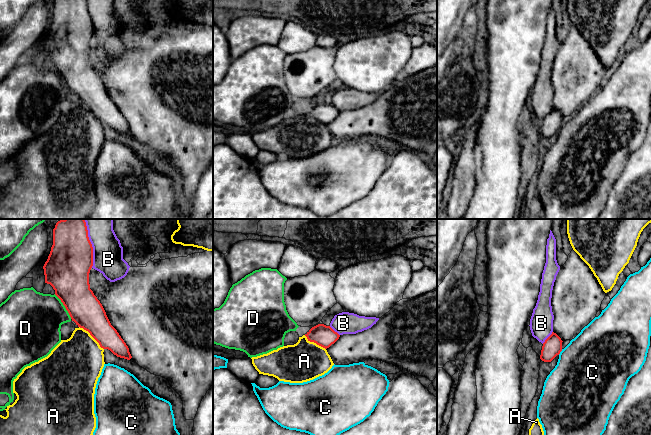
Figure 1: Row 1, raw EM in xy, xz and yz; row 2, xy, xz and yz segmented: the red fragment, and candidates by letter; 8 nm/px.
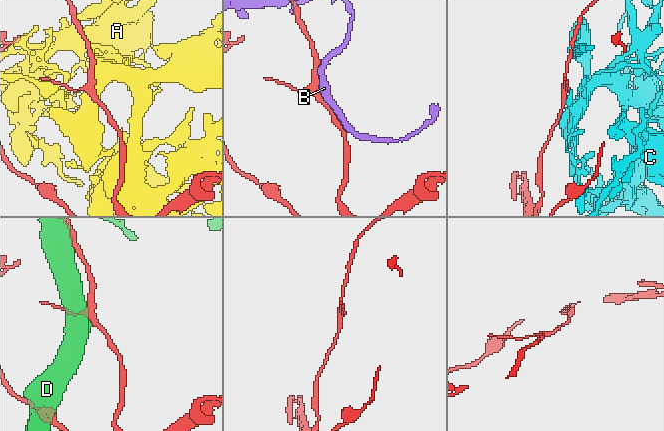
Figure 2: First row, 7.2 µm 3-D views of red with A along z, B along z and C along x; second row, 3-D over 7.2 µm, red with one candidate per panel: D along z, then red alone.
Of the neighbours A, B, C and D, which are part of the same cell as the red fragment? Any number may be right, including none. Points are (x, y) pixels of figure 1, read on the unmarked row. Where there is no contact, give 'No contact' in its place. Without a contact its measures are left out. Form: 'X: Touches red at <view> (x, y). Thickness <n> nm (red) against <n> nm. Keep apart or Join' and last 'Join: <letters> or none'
A: Touches red at xy (91, 111). Thickness 260 nm (red) against 400 nm. Keep apart
B: Touches red at xy (91, 22). Thickness 360 nm (red) against 240 nm. Join
C: Touches red at yz (560, 127). Thickness 150 nm (red) against 480 nm. Keep apart
D: Touches red at xy (64, 81). Thickness 320 nm (red) against 420 nm. Keep apart
Join: B

